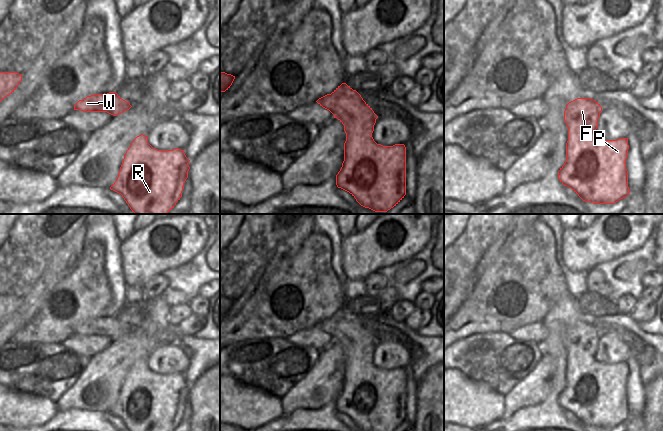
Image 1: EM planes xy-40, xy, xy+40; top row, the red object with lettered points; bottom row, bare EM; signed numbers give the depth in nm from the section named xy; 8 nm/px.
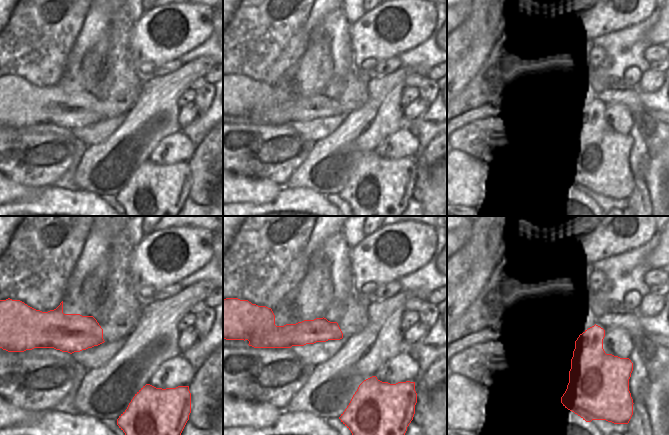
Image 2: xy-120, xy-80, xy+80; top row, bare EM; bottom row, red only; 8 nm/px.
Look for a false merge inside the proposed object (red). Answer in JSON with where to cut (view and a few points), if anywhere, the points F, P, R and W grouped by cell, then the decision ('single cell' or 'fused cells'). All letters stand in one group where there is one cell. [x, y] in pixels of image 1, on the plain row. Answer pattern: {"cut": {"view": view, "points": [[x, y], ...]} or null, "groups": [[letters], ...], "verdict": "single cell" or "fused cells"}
{"cut": null, "groups": [["F", "P", "R", "W"]], "verdict": "single cell"}

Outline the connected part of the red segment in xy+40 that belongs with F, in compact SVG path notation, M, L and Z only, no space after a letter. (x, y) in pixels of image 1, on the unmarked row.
M577 322L566 329L566 385L558 403L585 426L614 428L630 417L626 393L629 369L628 362L603 364L596 359L601 335L591 322Z

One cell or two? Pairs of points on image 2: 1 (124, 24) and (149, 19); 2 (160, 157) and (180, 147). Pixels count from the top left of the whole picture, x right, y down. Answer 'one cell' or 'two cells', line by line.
1: two cells
2: one cell

